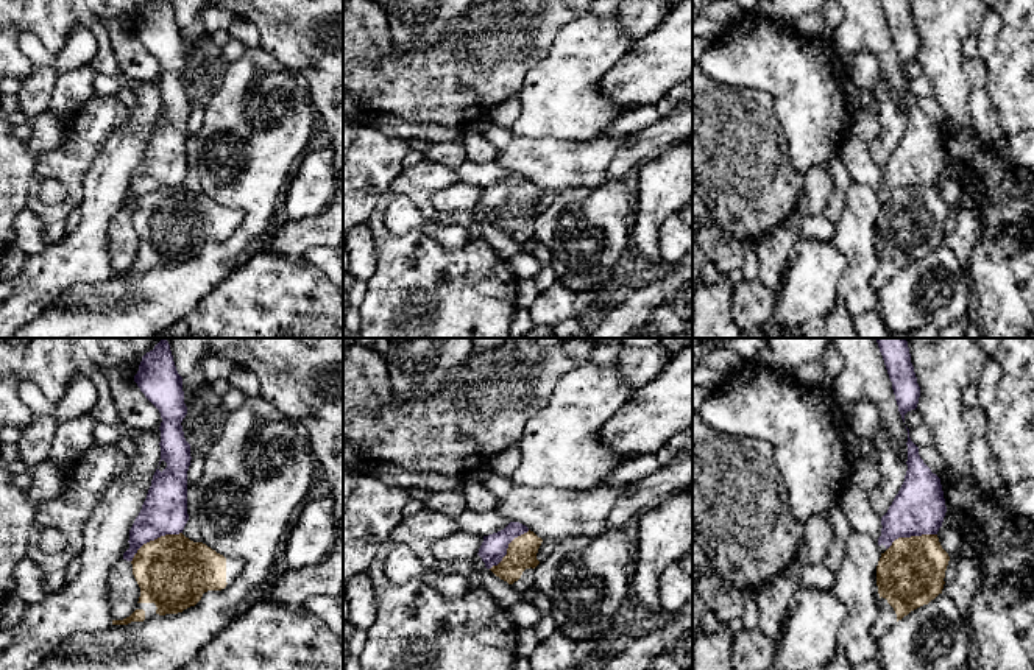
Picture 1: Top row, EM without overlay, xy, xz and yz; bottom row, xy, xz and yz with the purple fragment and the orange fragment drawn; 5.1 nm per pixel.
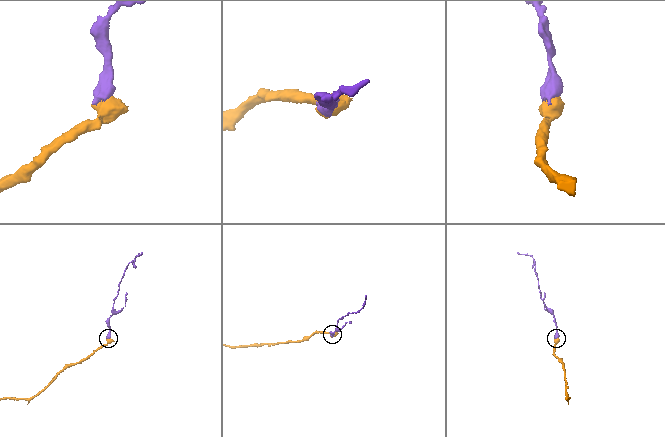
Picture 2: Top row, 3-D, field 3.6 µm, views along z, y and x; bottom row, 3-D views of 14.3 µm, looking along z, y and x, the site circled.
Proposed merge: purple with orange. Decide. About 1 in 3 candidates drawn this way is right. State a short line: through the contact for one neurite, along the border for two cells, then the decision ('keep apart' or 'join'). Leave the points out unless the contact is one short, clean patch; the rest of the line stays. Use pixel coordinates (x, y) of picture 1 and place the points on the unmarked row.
line xy (181, 183), (147, 192), (131, 212); keep apart

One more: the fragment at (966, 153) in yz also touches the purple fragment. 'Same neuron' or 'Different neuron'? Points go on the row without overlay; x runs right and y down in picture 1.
Different neuron

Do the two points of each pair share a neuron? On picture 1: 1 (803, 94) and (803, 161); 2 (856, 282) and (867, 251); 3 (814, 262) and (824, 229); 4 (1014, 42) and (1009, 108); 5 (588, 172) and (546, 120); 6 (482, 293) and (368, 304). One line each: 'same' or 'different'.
1: same
2: same
3: different
4: same
5: different
6: same

